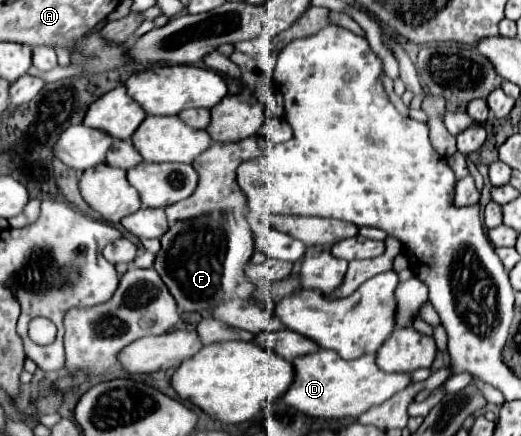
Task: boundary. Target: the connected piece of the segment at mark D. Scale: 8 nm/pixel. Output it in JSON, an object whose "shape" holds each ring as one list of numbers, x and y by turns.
{"shape":[[318,349,316,353,294,359,292,363,296,367,296,377,282,401,312,417,360,417,370,407,382,405,384,401,406,389,412,381,410,375,384,373,380,367,376,367,374,355,362,355,358,359,346,361,336,351]]}

